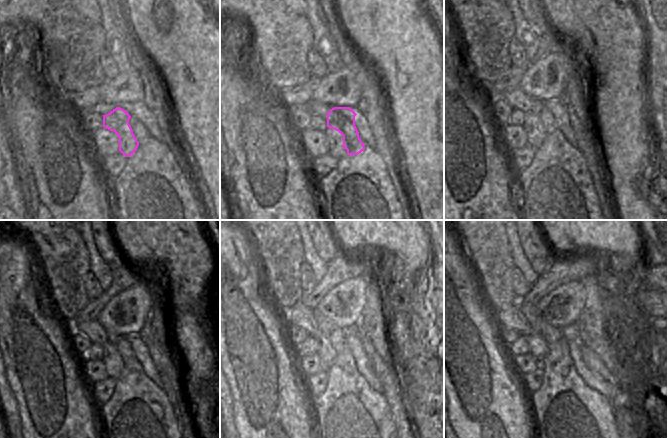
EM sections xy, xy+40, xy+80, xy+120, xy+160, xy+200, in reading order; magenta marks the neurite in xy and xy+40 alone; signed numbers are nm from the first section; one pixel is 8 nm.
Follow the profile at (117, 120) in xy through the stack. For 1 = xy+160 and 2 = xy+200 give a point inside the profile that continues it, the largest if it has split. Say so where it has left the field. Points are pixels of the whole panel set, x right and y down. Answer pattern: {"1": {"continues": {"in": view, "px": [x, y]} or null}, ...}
{"1": {"continues": {"in": "xy+160", "px": [314, 348]}}, "2": {"continues": {"in": "xy+200", "px": [538, 348]}}}

